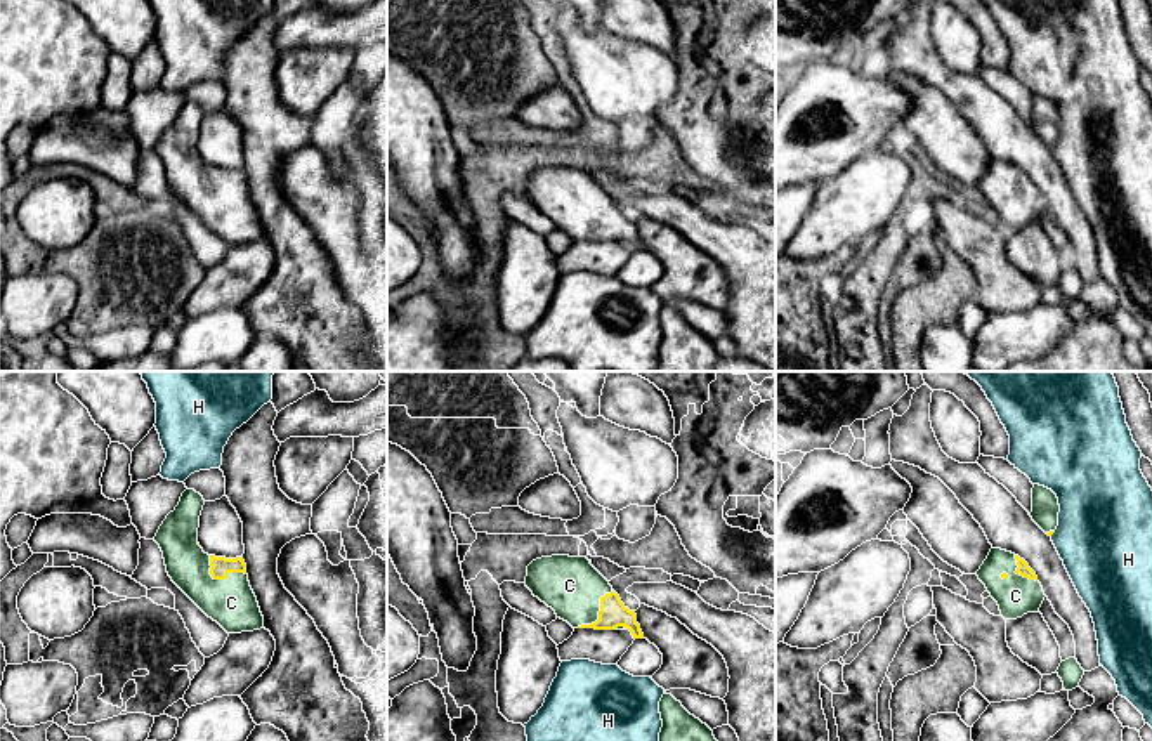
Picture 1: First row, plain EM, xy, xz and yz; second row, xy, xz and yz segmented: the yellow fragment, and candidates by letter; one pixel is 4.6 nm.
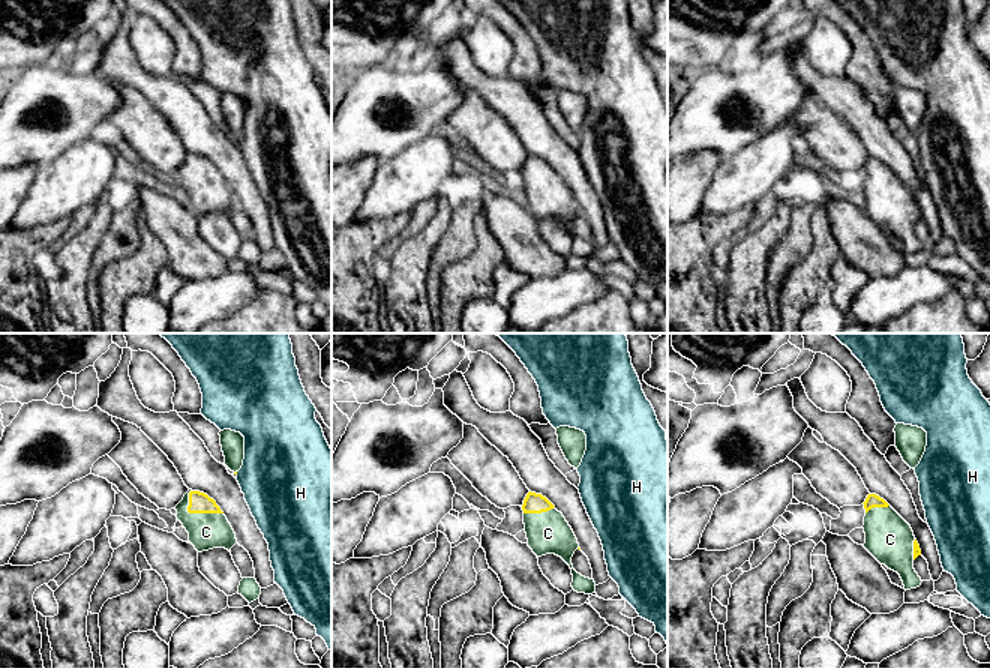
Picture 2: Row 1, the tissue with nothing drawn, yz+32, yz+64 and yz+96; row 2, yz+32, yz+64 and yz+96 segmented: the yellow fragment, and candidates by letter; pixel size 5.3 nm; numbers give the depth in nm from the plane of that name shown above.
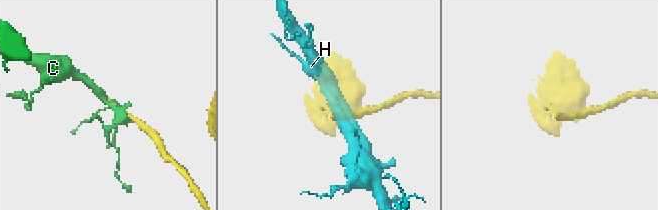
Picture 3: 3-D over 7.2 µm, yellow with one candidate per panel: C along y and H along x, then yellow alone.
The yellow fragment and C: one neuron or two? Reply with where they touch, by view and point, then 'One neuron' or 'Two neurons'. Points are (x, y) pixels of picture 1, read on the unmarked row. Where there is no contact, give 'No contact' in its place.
Touches yellow at xy (219, 190). One neuron

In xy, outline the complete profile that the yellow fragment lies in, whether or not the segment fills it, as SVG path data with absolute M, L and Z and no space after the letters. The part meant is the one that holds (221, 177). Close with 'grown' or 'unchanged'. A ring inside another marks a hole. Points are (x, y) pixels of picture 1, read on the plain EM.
M186 101L153 149L163 163L167 184L227 245L260 241L264 227L243 168L208 167L198 156L203 116L200 104Z | grown

